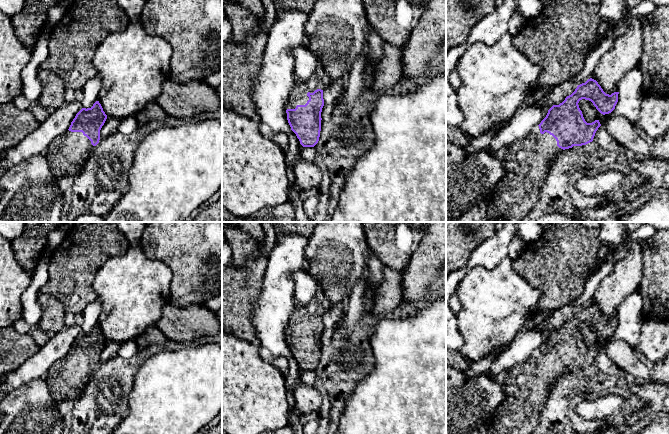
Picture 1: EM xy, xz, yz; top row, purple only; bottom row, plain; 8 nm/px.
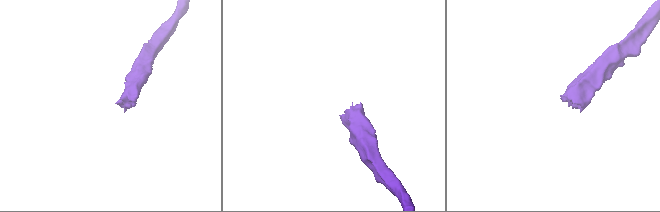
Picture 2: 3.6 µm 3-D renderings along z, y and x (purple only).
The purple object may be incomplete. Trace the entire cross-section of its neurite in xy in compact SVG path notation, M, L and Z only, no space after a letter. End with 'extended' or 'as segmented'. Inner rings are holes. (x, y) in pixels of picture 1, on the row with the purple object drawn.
M99 101L91 108L82 108L69 129L53 140L46 152L53 174L61 179L79 174L100 140L100 130L107 115Z | extended

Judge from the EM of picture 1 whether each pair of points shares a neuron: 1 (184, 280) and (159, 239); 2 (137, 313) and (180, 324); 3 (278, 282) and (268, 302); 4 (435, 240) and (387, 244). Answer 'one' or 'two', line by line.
1: one
2: two
3: one
4: two

